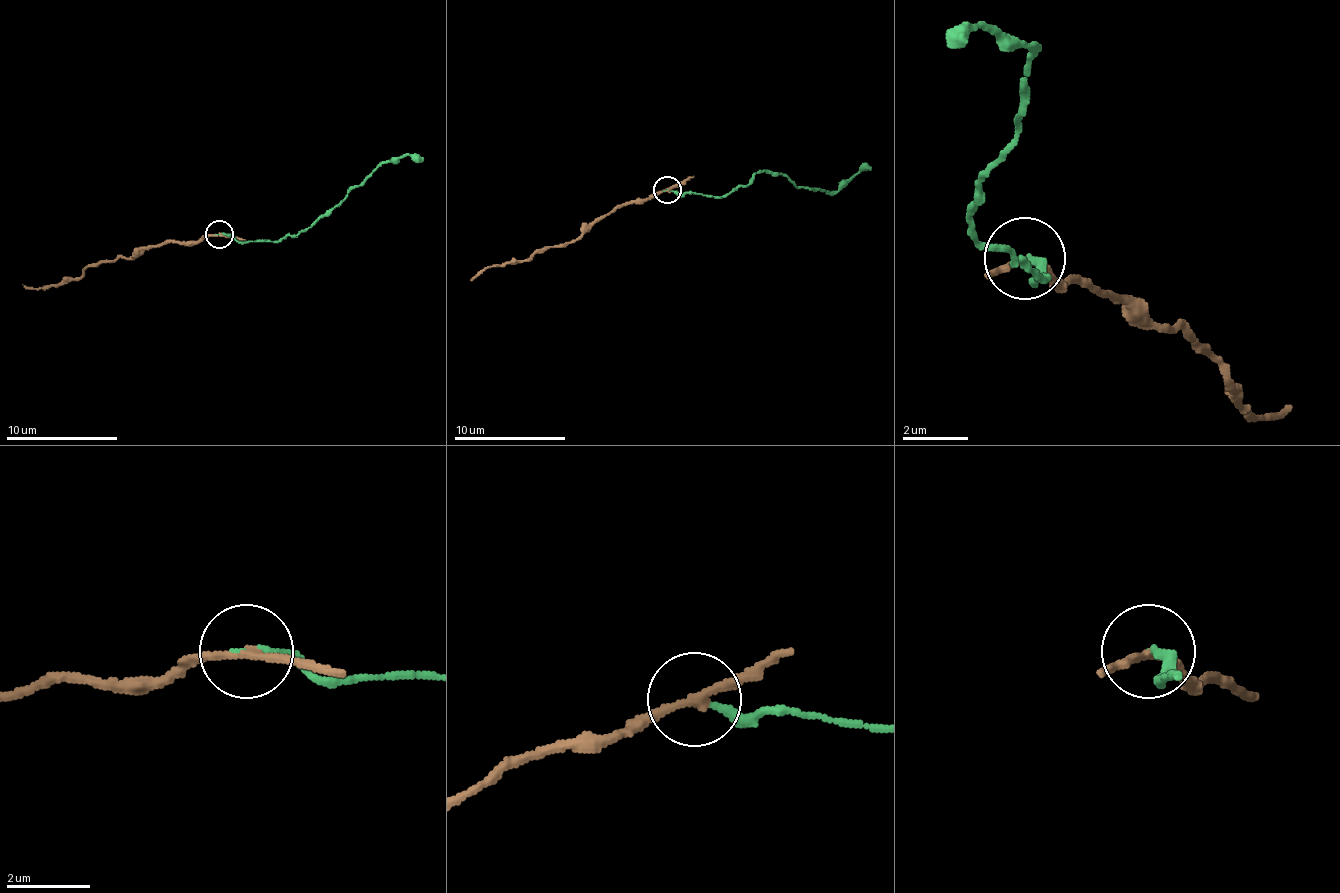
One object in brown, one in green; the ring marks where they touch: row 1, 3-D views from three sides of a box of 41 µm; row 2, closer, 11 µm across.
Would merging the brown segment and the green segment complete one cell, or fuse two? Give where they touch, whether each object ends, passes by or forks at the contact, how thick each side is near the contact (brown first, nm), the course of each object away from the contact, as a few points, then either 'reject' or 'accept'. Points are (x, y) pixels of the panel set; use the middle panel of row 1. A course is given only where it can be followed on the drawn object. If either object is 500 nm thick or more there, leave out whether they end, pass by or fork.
at (667, 189); brown passes by; green ends there; 190 nm thick on the brown side, 130 nm on the other; brown runs (666, 189), (644, 200), (616, 205), (569, 242), (544, 247), (527, 261), (485, 267), (471, 281); green runs (666, 189), (675, 194), (730, 194), (758, 172), (775, 172), (797, 186), (831, 192), (870, 166); reject

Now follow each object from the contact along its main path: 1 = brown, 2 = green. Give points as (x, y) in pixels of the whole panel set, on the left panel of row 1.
1: (218, 235), (202, 235), (196, 240), (168, 240), (96, 263), (79, 277), (37, 288), (23, 285)
2: (218, 235), (238, 240), (282, 240), (327, 215), (383, 162), (397, 162), (408, 154), (422, 162)

